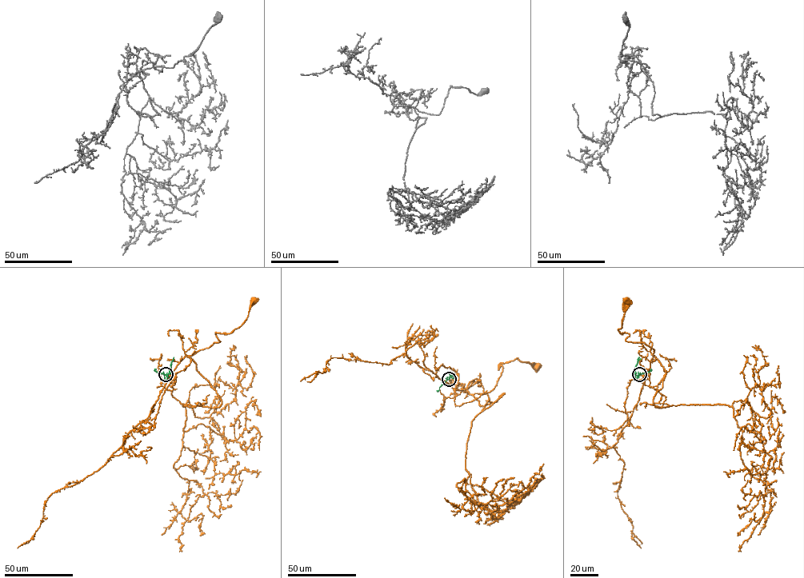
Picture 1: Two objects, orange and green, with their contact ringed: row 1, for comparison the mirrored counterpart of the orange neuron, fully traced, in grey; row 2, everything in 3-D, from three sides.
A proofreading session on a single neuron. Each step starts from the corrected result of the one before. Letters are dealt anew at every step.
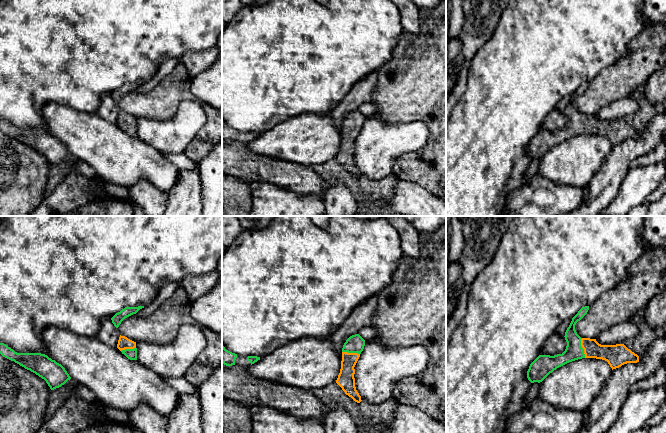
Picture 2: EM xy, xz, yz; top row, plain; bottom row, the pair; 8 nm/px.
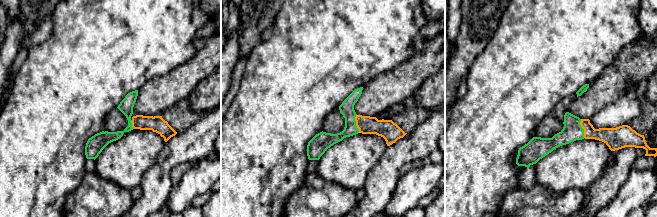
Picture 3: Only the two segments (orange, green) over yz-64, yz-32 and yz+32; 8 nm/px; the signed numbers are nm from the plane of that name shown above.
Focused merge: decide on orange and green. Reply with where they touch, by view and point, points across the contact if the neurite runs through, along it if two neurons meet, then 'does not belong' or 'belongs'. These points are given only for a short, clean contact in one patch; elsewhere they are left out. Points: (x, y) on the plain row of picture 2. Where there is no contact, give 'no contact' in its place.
yz (582, 123) | across yz (612, 130), (582, 123), (574, 127) | belongs

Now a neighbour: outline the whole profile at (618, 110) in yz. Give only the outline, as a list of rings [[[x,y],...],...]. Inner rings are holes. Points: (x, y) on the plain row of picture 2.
[[[635,92],[621,98],[598,111],[595,115],[601,121],[624,120],[628,115],[638,111],[639,106],[634,98]]]

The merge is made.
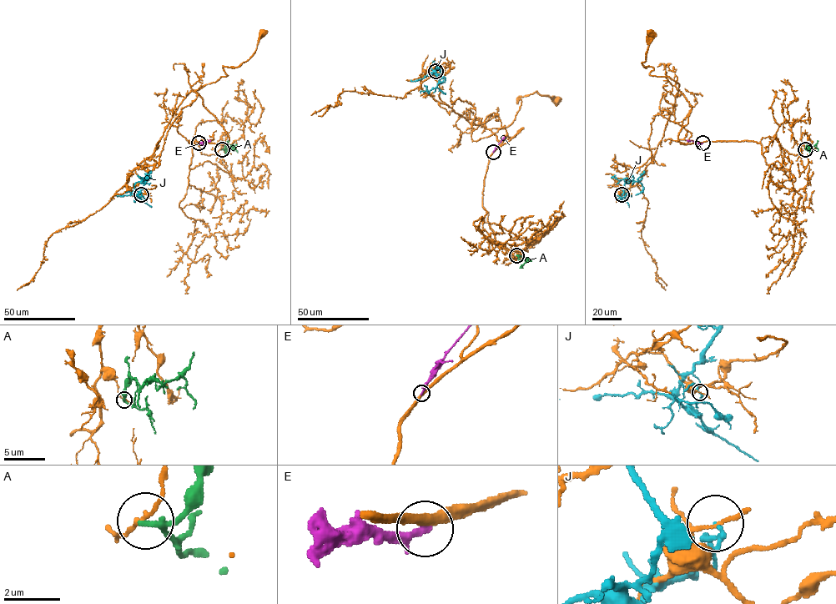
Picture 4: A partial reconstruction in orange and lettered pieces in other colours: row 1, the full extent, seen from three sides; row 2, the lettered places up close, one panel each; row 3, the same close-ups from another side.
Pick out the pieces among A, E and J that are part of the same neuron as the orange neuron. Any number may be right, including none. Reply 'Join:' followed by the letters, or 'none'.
Join: none

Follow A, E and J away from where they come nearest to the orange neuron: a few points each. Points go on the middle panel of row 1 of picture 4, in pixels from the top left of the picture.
A: (516, 255), (526, 258), (521, 268)
E: (493, 152), (504, 136)
J: (435, 71), (434, 73), (439, 74), (437, 86), (428, 93), (426, 91), (420, 93)

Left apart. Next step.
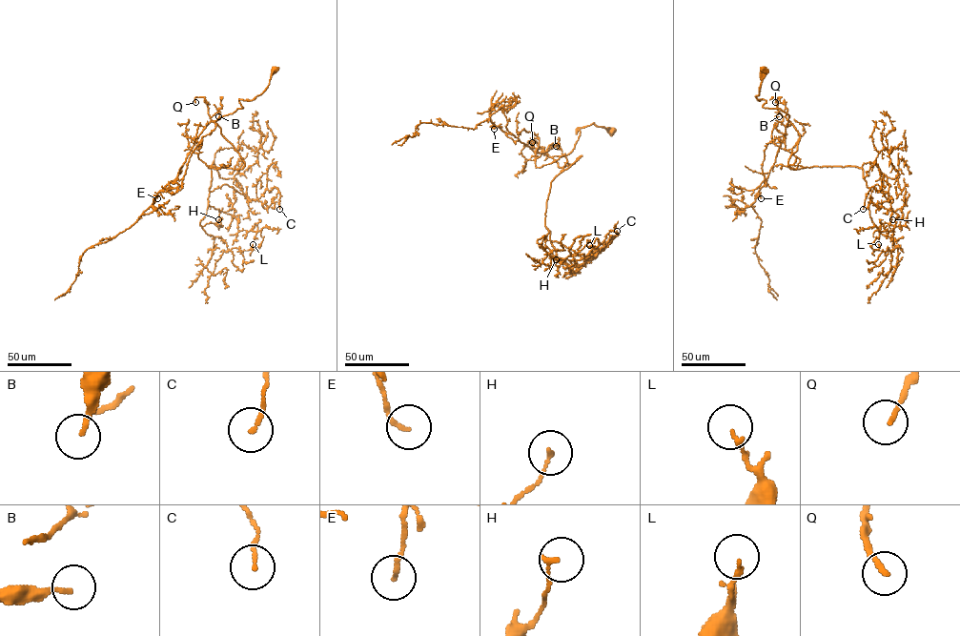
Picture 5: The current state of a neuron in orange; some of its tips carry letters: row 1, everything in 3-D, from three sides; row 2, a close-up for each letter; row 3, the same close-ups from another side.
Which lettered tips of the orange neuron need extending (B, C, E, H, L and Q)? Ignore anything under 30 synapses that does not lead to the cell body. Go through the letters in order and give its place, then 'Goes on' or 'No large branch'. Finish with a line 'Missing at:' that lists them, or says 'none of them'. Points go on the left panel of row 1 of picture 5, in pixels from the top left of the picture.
B: Place: (218, 116). No large branch
C: Place: (279, 209). No large branch
E: Place: (157, 198). Goes on
H: Place: (218, 219). No large branch
L: Place: (253, 244). No large branch
Q: Place: (195, 102). Goes on
Missing at: E, Q

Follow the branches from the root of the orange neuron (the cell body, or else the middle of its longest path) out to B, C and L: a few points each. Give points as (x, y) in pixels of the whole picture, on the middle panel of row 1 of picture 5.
B: (611, 133), (577, 129), (552, 156), (572, 165), (582, 155), (537, 167), (556, 146)
C: (611, 133), (577, 129), (552, 156), (582, 155), (551, 182), (546, 238), (585, 257), (617, 231)
L: (611, 133), (577, 129), (552, 156), (582, 155), (551, 182), (537, 242), (559, 262), (589, 245)

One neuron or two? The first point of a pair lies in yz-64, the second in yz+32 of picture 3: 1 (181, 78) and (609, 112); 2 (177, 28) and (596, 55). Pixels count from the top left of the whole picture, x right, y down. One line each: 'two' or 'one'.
1: two
2: one

